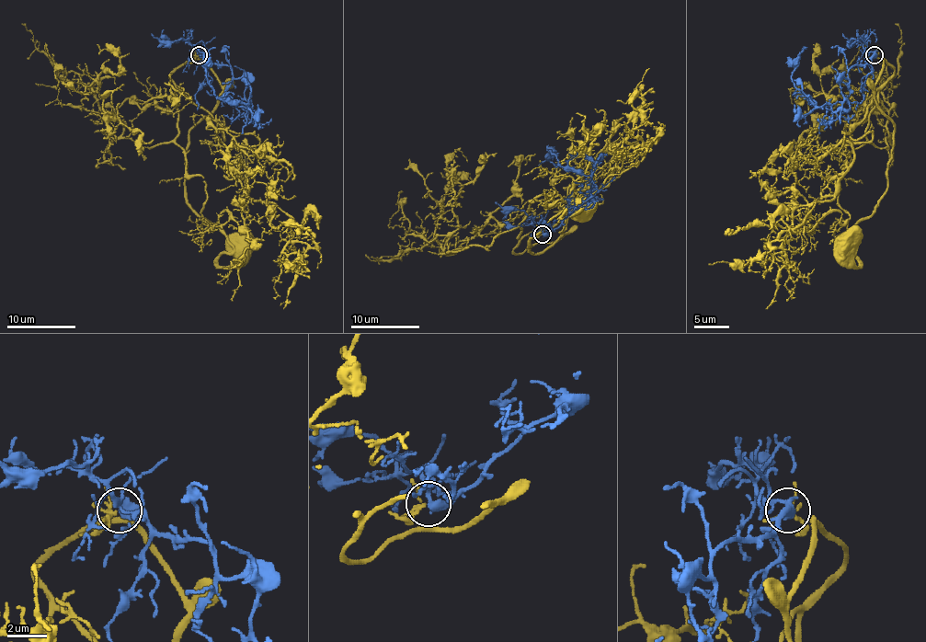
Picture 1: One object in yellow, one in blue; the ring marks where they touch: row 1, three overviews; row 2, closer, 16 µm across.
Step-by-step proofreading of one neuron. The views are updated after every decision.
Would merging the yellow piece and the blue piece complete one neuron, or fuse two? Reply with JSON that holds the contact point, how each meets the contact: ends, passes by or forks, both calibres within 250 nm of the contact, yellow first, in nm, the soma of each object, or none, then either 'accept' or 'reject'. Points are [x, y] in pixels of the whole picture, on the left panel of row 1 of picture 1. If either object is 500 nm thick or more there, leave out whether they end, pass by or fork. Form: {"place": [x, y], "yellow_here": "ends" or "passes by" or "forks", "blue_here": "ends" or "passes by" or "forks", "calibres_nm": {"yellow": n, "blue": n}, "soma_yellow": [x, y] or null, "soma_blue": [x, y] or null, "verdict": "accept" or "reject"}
{"place": [199, 54], "yellow_here": "forks", "blue_here": "forks", "calibres_nm": {"yellow": 130, "blue": 320}, "soma_yellow": [239, 245], "soma_blue": null, "verdict": "accept"}

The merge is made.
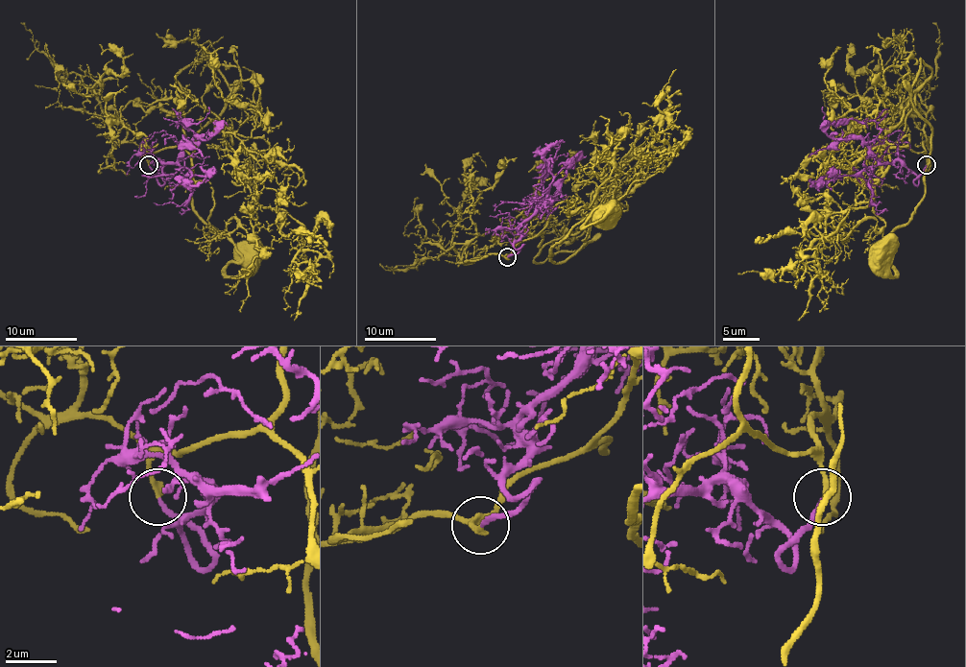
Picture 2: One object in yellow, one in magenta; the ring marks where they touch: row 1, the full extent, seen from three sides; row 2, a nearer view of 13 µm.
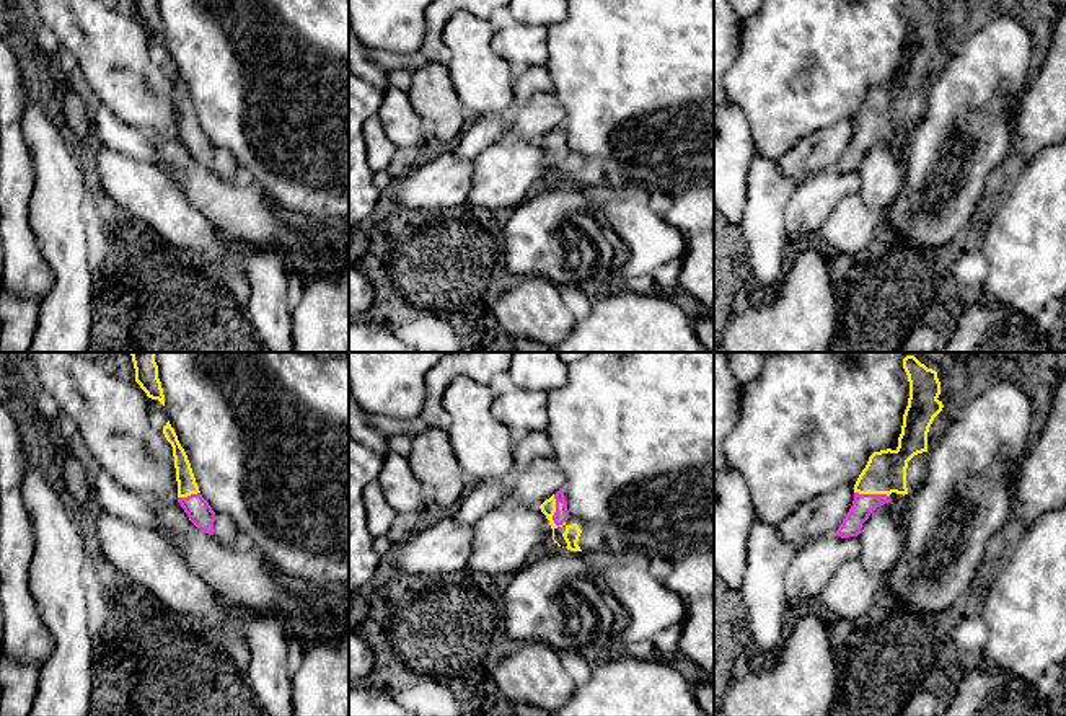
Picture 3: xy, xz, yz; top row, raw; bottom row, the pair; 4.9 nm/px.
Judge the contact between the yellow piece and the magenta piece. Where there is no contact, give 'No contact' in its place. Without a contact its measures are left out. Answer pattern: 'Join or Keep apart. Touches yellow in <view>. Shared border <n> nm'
Join. Touches yellow in xz. Shared border 170 nm

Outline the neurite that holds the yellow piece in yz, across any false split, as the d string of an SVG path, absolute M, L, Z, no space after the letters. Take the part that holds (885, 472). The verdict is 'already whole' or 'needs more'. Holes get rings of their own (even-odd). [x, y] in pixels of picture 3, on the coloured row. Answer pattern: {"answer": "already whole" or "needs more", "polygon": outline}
{"answer": "needs more", "polygon": "M914 356L903 359L903 369L910 382L908 406L903 414L901 434L895 450L874 452L854 484L852 506L836 530L841 538L857 537L862 524L880 506L890 501L890 494L908 494L908 462L927 452L927 432L934 418L942 411L939 401L940 382L937 372L927 369Z"}

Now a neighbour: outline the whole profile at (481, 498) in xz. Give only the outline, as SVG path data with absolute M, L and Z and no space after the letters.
M515 468L512 475L500 480L471 483L463 499L460 501L460 509L453 519L463 525L474 525L492 509L510 504L512 501L507 496L507 489L515 483L517 476L518 470Z

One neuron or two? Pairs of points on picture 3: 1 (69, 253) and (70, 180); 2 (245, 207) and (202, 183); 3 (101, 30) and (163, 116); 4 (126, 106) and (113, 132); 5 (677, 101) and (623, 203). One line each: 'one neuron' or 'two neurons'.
1: one neuron
2: one neuron
3: one neuron
4: two neurons
5: two neurons

